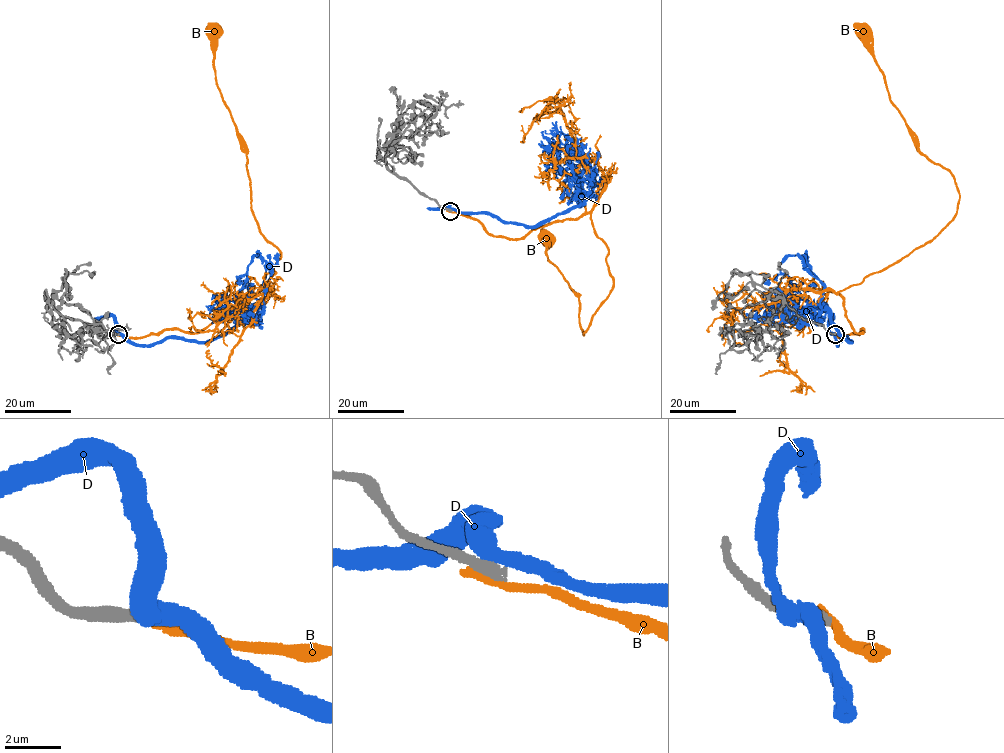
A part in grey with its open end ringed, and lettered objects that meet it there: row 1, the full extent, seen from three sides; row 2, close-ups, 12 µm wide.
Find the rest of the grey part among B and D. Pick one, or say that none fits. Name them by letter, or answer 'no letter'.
no letter

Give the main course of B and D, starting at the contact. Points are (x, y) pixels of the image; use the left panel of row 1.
B: (117, 334), (199, 332), (256, 293), (280, 257), (251, 209), (245, 143), (216, 82), (215, 31)
D: (117, 333), (140, 345), (154, 345), (171, 337), (207, 342), (234, 328), (261, 300), (237, 323)

